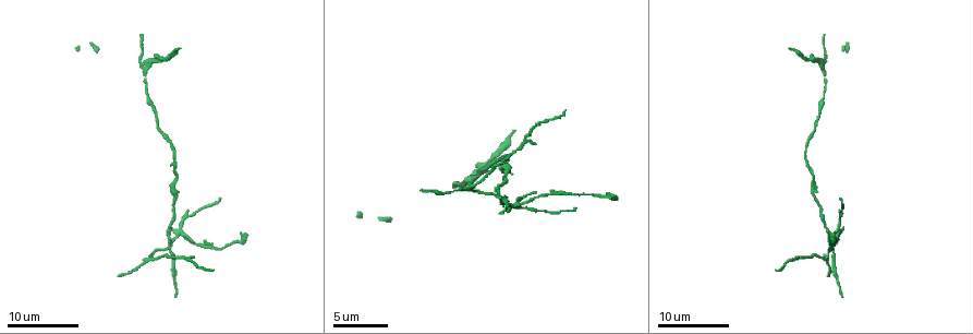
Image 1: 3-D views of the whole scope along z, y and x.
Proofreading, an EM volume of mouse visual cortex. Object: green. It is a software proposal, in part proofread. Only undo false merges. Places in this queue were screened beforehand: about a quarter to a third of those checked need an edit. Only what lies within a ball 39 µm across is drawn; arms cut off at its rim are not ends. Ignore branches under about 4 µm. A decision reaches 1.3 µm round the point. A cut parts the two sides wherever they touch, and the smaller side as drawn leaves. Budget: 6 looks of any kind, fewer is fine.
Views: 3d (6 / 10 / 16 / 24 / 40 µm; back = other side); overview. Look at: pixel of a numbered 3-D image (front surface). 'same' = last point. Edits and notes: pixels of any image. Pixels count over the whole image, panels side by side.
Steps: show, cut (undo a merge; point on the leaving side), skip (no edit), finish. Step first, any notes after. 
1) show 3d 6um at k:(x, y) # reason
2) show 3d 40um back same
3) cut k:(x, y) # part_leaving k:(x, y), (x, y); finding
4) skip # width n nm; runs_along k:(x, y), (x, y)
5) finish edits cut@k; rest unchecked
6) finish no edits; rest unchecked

show 3d 16um at 1:(456, 182)

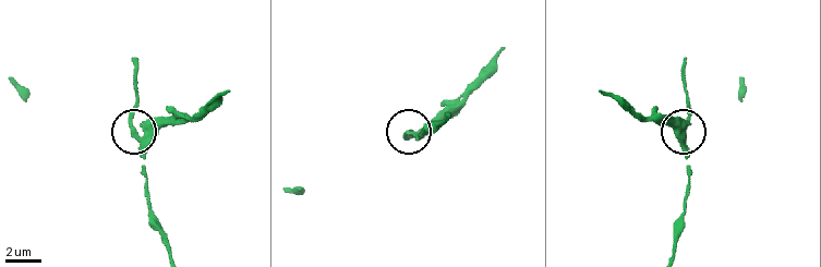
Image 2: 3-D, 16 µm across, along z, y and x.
show 3d 10um at 2:(135, 127)

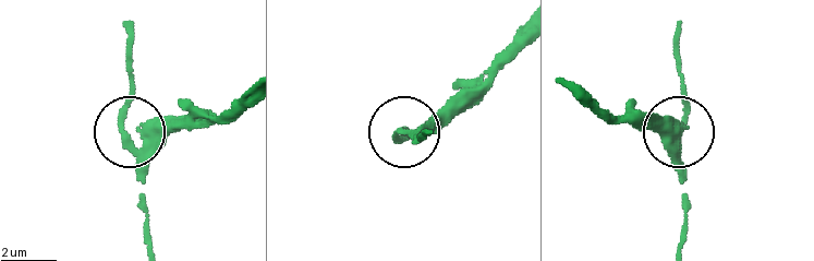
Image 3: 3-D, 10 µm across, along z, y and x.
cut 3:(161, 127) # part_leaving 3:(677, 158), (648, 128), (599, 116), (565, 85); two neurons meet here

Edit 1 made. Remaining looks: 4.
show overview

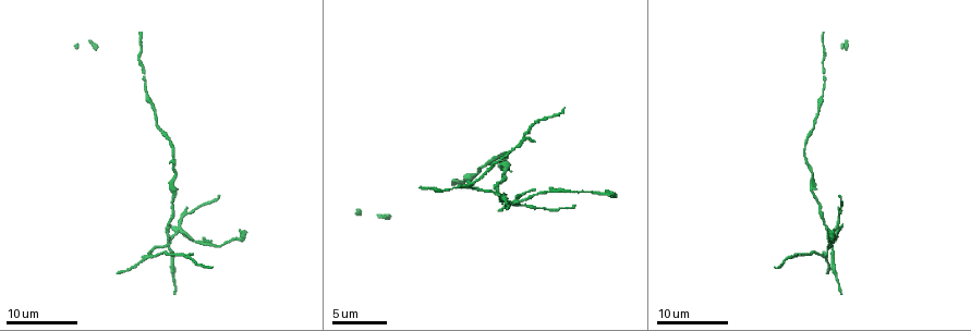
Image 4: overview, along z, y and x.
show 3d 24um at 4:(172, 166)

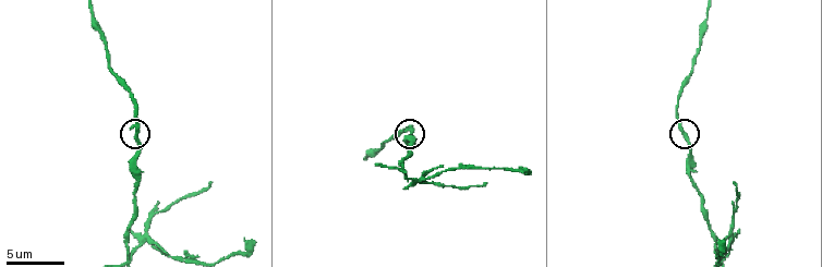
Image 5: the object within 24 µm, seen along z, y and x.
show 3d 6um at 5:(411, 133)

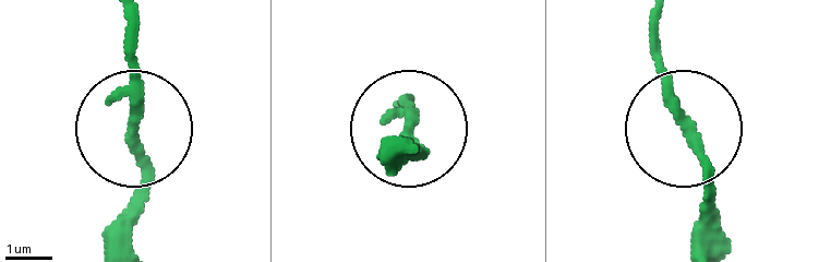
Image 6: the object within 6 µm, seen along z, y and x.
skip # width 240 nm; runs_along 6:(679, 133), (703, 173), (703, 242); all the same neuron

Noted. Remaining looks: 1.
finish edits cut@3; rest unchecked

